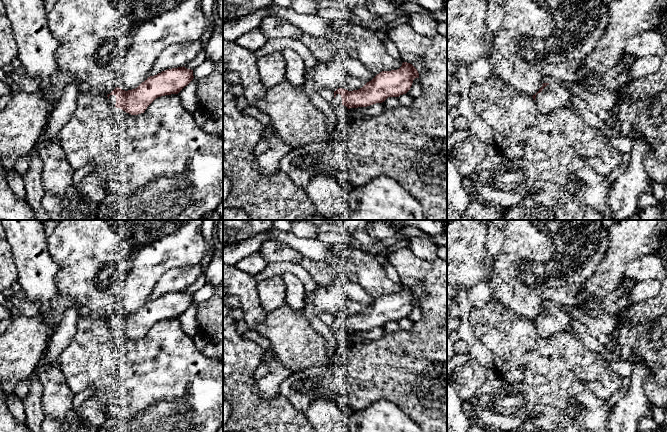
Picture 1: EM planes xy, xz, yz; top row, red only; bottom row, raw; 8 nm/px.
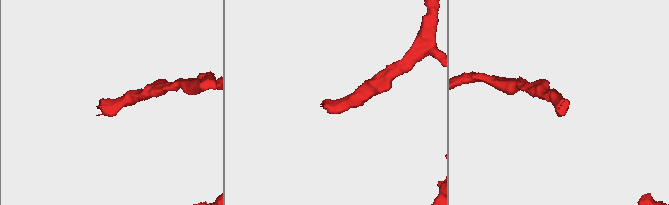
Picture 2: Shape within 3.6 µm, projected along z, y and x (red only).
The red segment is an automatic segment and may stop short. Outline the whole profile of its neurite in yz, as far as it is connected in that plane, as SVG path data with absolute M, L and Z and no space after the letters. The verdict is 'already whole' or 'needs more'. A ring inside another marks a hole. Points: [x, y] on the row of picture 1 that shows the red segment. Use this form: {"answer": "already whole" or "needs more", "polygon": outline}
{"answer": "needs more", "polygon": "M543 83L542 85L532 97L543 114L551 114L571 104L571 92L559 83Z"}

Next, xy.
{"answer": "needs more", "polygon": "M184 66L167 69L148 77L135 89L125 91L116 87L107 97L112 107L138 115L144 113L156 98L178 94L193 78L193 70Z"}

